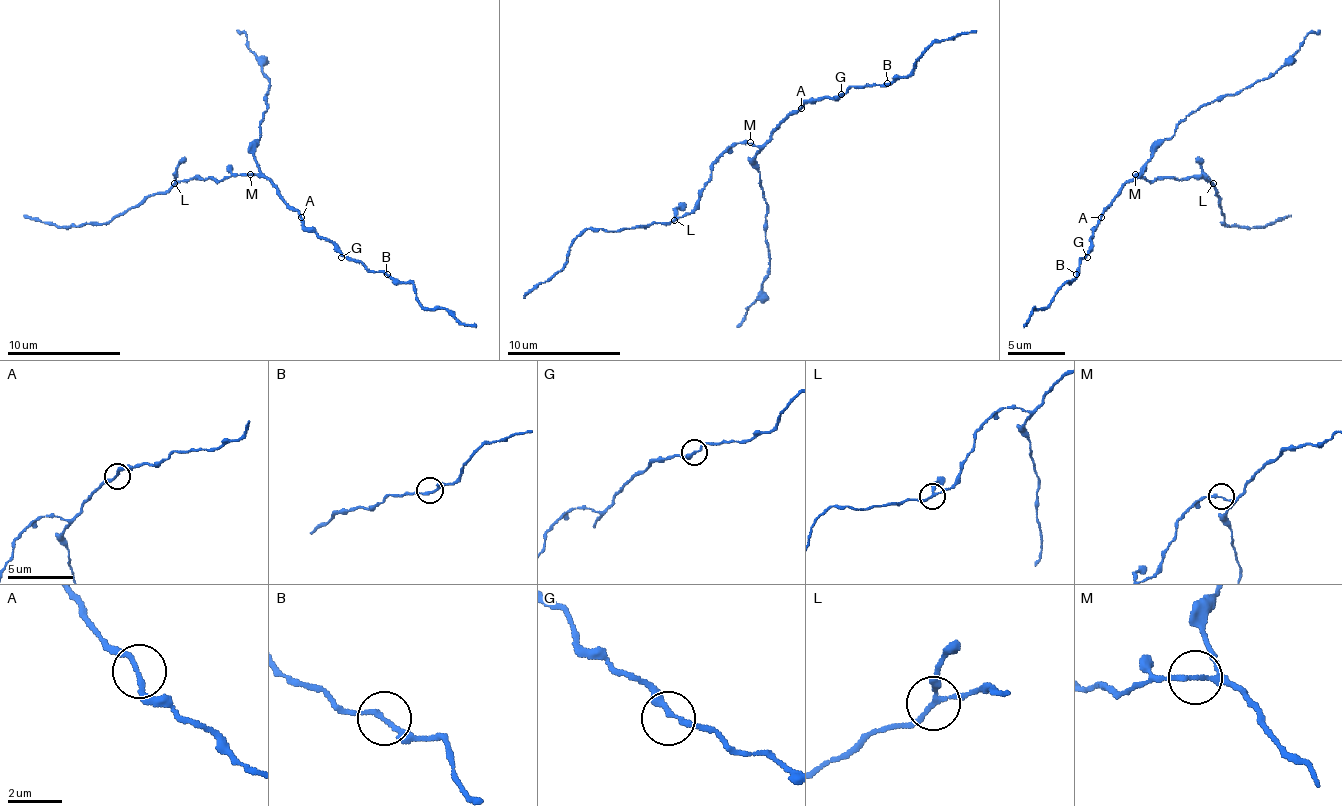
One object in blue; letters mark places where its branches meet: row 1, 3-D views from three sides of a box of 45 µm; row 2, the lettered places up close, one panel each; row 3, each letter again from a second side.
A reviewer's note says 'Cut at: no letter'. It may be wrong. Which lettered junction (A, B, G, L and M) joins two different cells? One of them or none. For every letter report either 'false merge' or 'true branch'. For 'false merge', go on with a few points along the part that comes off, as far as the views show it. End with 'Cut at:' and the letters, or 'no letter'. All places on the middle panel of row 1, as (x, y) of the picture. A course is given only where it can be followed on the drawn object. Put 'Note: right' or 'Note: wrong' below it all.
A: true branch
B: true branch
G: true branch
L: false merge; foreign part runs (673, 219), (605, 230), (588, 228), (571, 245), (560, 270), (523, 299)
M: true branch
Cut at: L
Note: wrong

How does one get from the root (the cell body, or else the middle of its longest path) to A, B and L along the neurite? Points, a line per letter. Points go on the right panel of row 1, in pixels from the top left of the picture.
A: (1135, 174), (1138, 174), (1121, 188), (1101, 217)
B: (1135, 174), (1138, 174), (1121, 188), (1101, 214), (1098, 225), (1090, 237), (1090, 251), (1078, 260), (1076, 274)
L: (1135, 174), (1149, 180), (1203, 177), (1212, 183)

